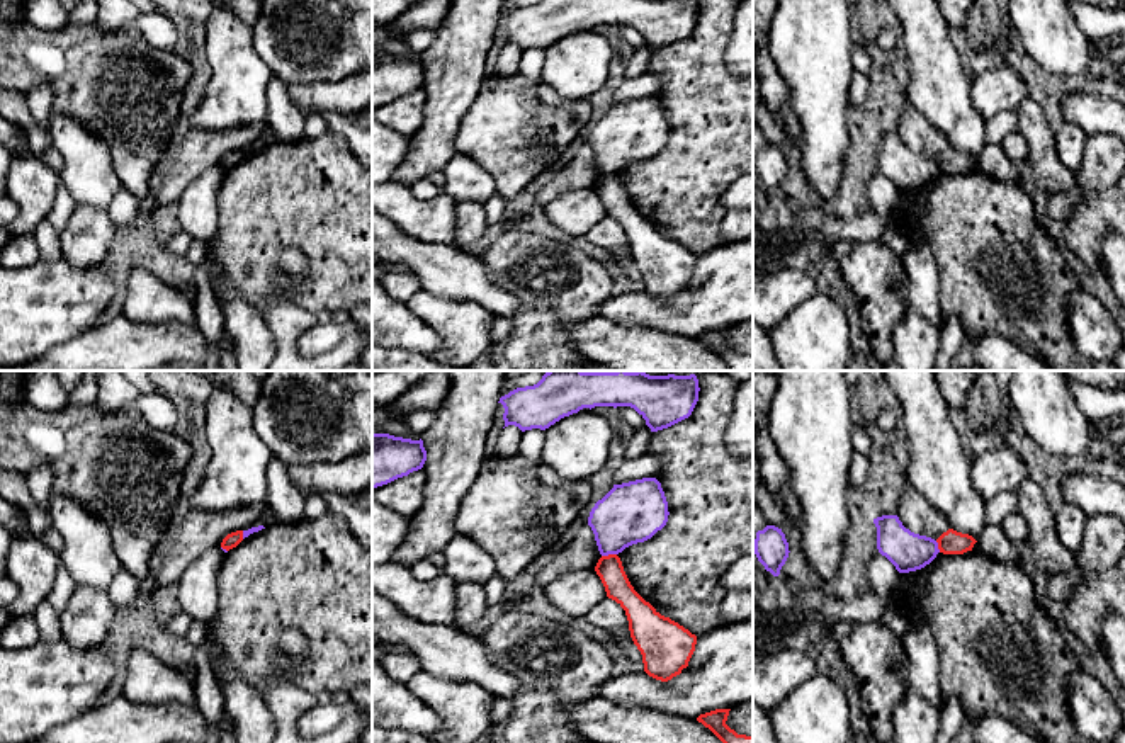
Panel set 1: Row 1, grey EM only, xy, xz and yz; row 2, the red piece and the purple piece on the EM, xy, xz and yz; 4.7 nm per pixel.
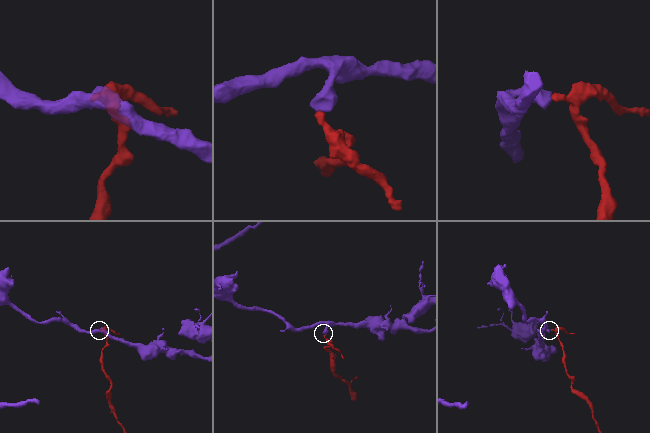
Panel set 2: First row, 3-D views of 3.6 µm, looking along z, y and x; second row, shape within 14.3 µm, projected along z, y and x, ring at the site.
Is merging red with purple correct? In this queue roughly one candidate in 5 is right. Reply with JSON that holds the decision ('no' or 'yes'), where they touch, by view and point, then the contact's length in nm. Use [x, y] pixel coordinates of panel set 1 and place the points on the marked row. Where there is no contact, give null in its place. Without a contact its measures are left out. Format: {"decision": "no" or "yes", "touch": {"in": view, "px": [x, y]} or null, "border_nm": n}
{"decision": "no", "touch": {"in": "xz", "px": [609, 555]}, "border_nm": 70}

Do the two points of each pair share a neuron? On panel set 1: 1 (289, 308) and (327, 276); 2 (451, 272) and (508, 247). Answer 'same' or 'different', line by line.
1: different
2: different

